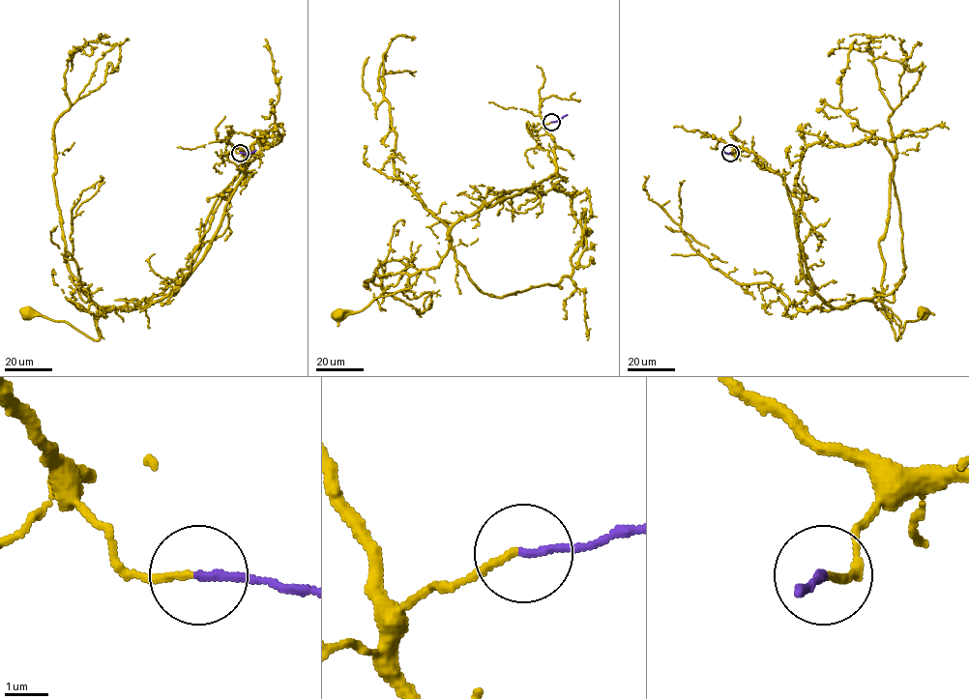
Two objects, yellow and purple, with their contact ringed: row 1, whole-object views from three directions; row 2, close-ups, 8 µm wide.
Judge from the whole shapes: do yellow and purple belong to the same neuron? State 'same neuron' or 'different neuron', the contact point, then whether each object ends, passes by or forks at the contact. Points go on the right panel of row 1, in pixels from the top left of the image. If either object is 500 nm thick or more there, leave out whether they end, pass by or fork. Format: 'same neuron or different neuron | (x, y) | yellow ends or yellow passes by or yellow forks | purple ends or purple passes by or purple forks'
same neuron | (730, 153) | yellow ends | purple ends

